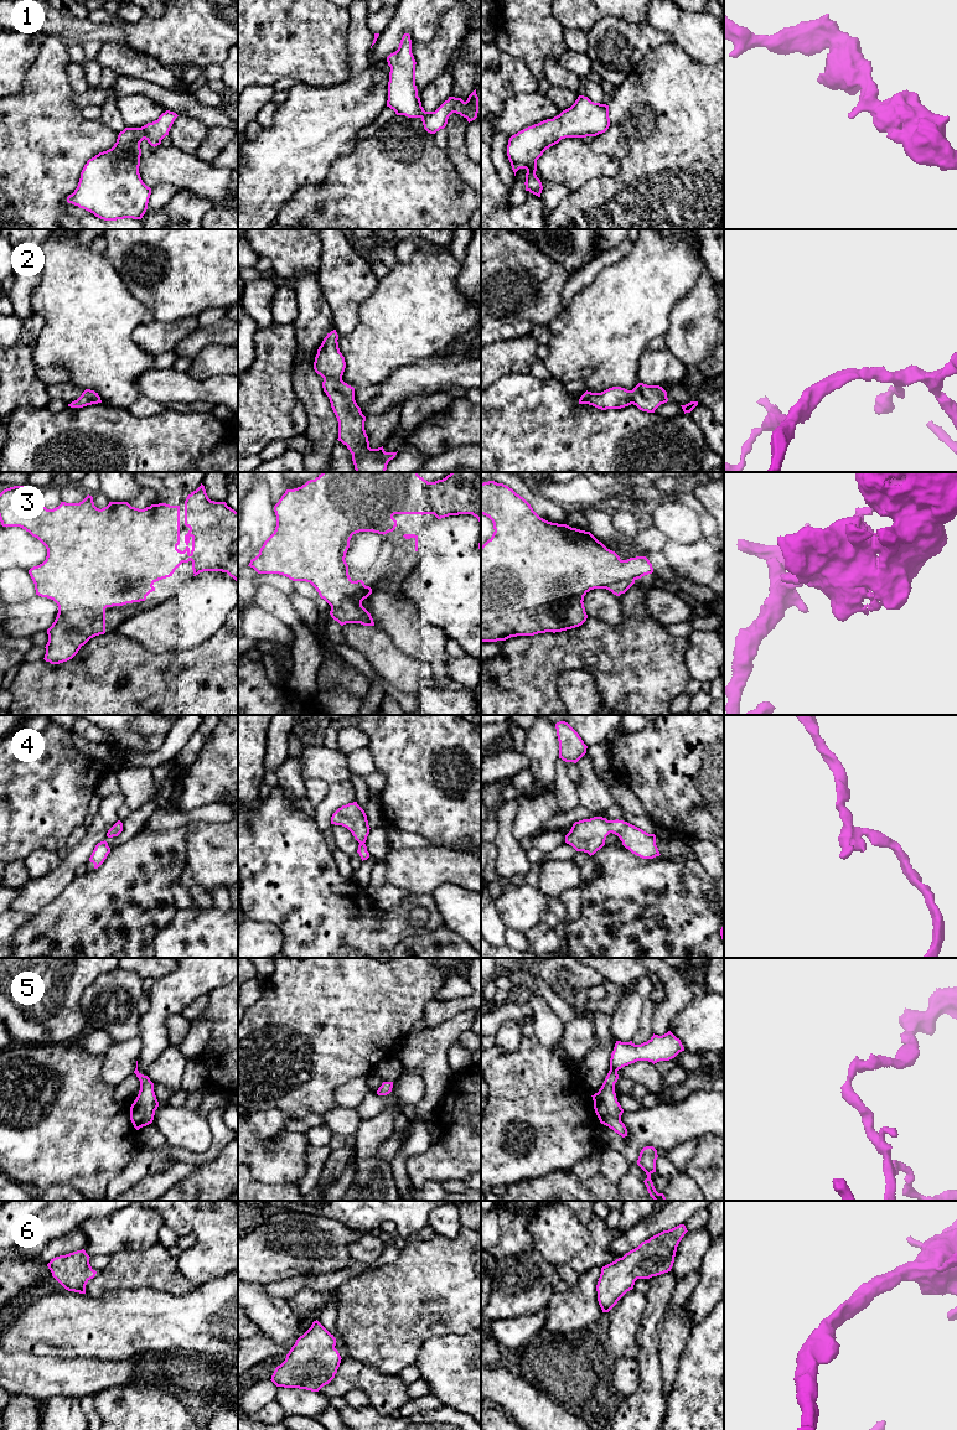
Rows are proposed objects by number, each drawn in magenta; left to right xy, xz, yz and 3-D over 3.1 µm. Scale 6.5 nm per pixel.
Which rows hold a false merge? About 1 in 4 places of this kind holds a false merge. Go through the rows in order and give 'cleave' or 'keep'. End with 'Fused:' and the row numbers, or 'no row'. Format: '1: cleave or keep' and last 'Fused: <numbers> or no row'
1: keep
2: keep
3: keep
4: keep
5: keep
6: keep
Fused: no row

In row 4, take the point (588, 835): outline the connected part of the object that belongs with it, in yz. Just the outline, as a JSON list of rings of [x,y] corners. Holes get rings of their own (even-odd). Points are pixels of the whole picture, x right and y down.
[[[602,817],[575,822],[565,835],[565,843],[576,851],[584,851],[591,856],[605,845],[610,833],[617,835],[626,849],[642,859],[653,859],[661,855],[655,834],[648,834],[627,822],[607,820]]]

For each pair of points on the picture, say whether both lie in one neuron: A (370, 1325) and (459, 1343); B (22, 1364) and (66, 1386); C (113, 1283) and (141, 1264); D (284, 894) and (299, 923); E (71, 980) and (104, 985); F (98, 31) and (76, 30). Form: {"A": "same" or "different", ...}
{"A": "different", "B": "same", "C": "same", "D": "same", "E": "different", "F": "same"}

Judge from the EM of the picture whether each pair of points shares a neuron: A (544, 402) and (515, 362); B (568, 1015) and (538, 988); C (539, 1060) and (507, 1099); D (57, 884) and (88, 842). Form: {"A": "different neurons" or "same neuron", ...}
{"A": "different neurons", "B": "same neuron", "C": "same neuron", "D": "same neuron"}

